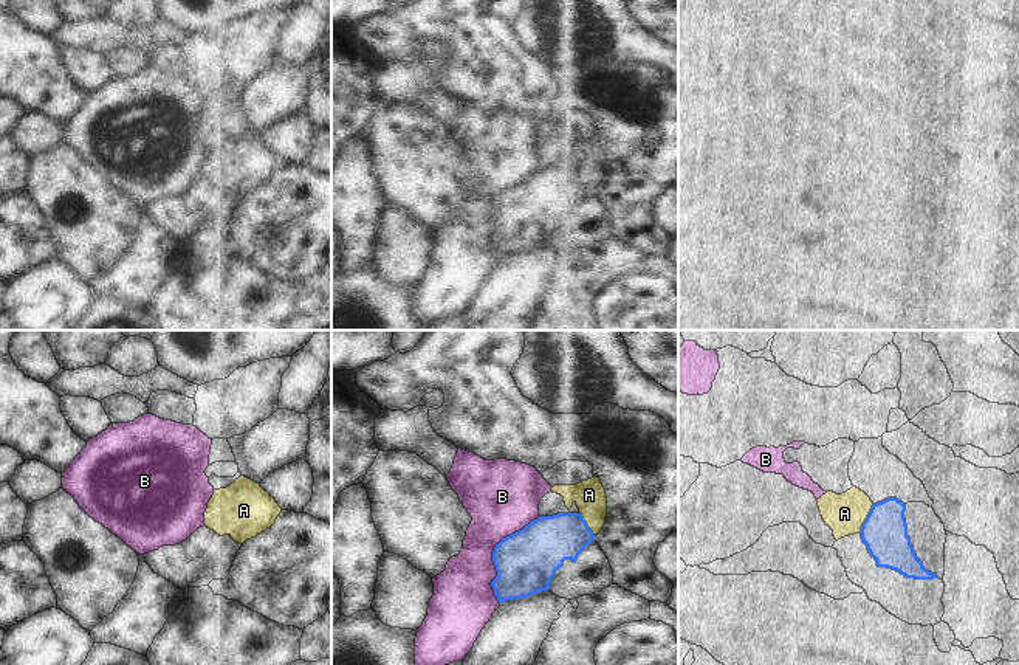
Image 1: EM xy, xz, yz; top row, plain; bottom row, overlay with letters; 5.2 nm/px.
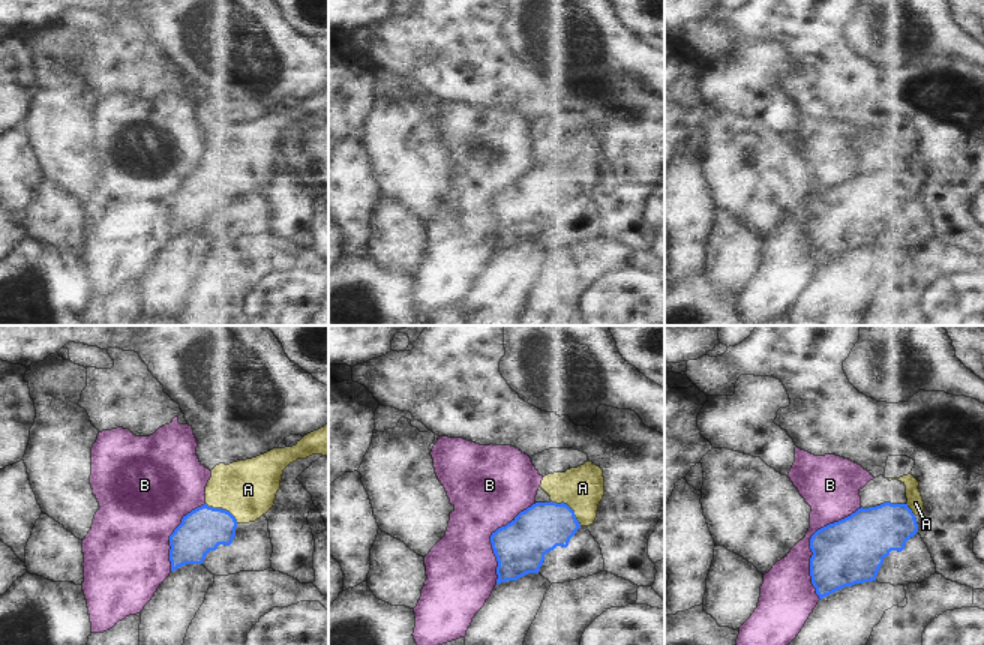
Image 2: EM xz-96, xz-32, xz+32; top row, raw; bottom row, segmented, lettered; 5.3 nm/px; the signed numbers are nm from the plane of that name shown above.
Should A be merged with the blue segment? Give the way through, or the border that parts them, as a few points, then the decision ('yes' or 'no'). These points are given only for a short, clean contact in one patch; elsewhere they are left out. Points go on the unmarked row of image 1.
across yz (885, 185), (866, 171), (857, 166), (844, 166) | yes

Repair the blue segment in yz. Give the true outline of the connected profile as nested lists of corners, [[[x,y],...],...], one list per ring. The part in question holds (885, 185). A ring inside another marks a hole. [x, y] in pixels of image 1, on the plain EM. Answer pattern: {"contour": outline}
{"contour": [[[852,140],[842,147],[827,144],[816,153],[836,194],[859,186],[878,220],[897,223],[906,231],[938,231],[917,211],[907,189],[906,158],[897,150],[873,157],[864,144]]]}

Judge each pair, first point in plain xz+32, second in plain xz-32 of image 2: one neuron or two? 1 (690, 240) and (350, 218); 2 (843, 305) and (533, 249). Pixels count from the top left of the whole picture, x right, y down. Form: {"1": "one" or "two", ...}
{"1": "one", "2": "one"}

